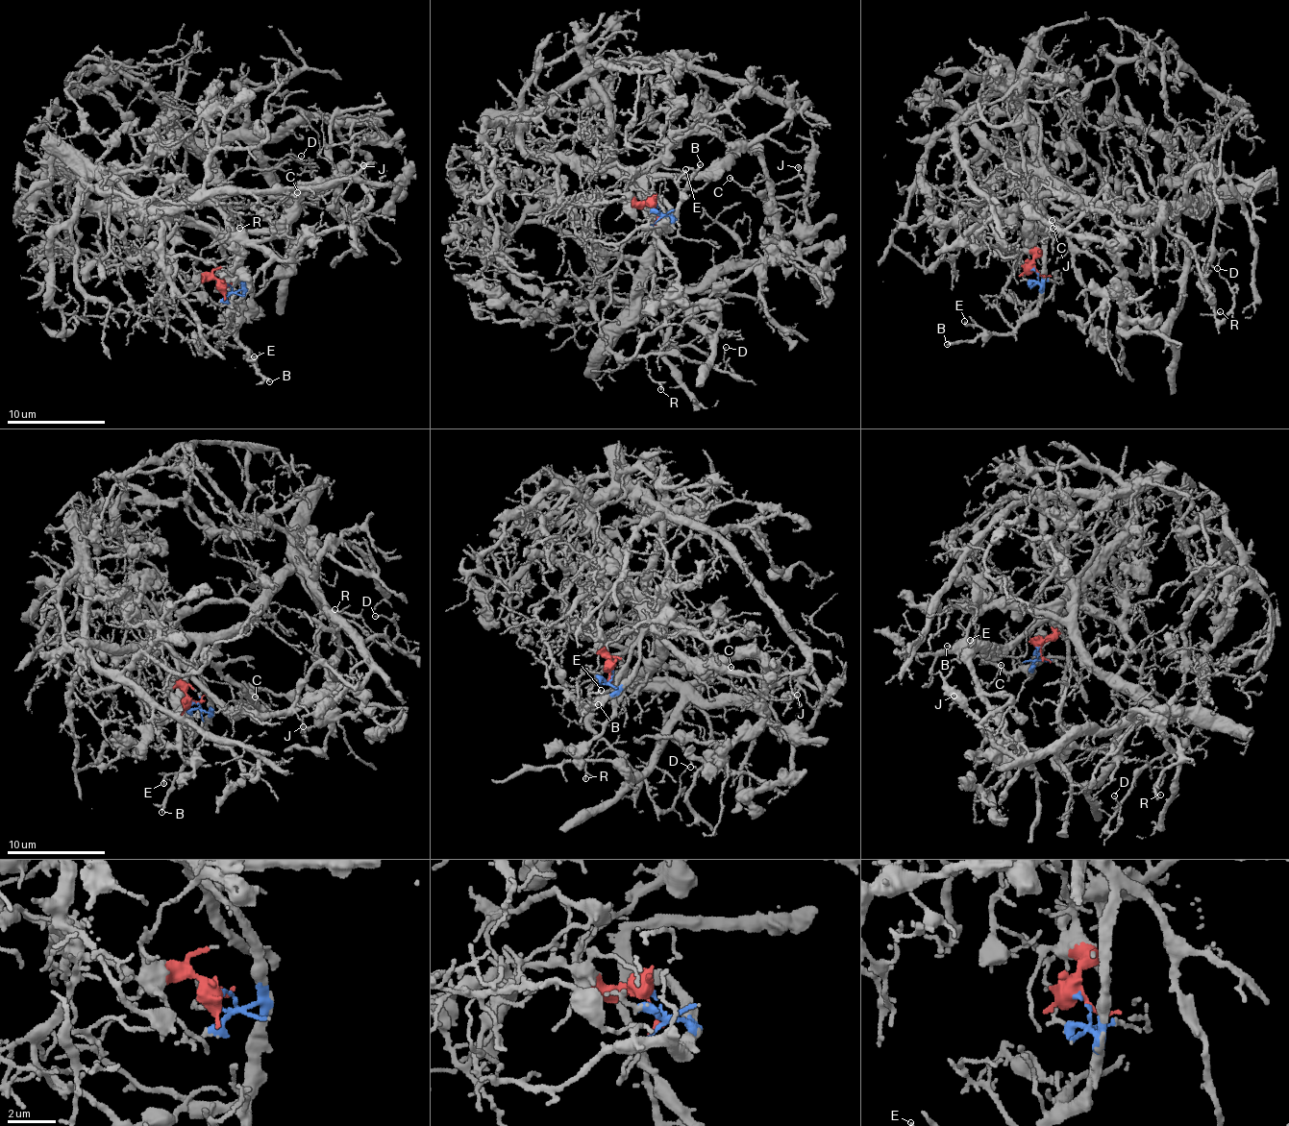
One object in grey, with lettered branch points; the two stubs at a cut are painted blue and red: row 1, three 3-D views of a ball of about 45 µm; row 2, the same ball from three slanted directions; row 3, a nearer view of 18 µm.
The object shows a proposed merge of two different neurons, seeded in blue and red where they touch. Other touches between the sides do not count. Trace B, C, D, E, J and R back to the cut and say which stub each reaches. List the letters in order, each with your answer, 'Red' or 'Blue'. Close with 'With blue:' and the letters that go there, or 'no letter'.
B: Blue
C: Blue
D: Red
E: Blue
J: Blue
R: Red
With blue: B, C, E, J

